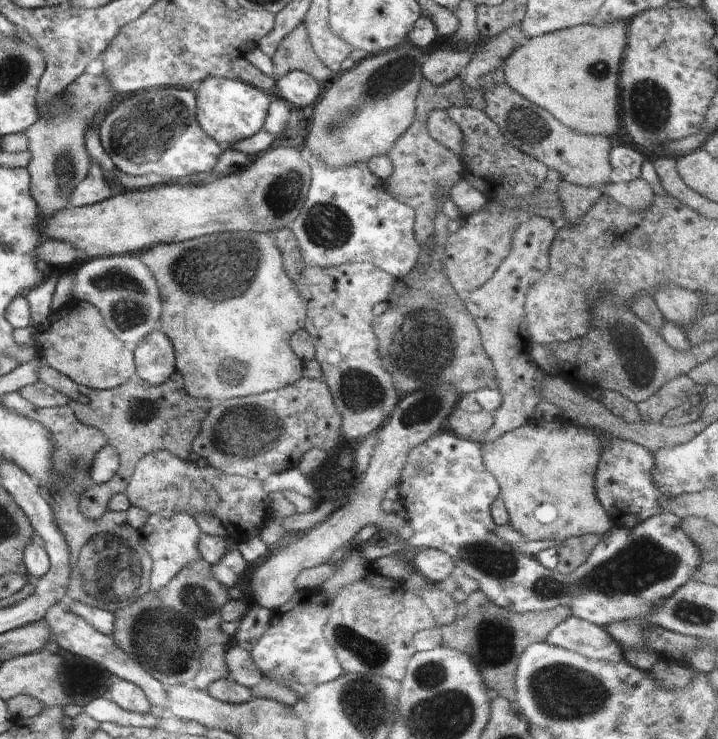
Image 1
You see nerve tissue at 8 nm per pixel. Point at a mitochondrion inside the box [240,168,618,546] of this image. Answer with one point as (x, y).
(418, 350)

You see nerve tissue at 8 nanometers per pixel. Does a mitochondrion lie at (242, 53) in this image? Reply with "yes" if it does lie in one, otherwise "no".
no

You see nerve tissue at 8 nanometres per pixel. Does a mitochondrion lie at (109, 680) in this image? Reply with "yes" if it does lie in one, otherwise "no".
no

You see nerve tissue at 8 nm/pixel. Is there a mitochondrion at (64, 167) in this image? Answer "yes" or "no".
yes

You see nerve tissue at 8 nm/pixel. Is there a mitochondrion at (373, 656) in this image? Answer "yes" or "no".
yes

